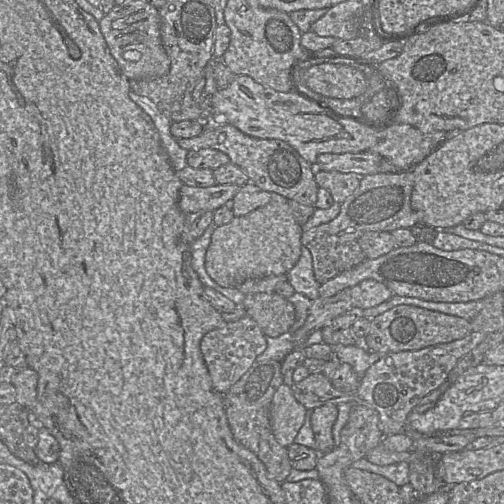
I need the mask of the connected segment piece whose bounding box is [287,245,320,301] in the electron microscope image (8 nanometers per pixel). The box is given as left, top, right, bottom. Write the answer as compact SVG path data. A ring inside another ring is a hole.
M302 245L297 263L287 273L288 281L298 293L304 294L312 301L320 297L320 283L316 280L312 264L312 254Z

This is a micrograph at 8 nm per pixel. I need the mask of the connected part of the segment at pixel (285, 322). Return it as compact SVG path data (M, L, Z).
M276 292L245 294L242 305L266 336L287 332L295 321L294 305Z

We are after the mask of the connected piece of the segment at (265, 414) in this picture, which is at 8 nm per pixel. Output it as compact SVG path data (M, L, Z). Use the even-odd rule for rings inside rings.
M255 361L249 370L223 394L224 409L233 437L252 451L264 464L268 475L280 484L286 481L292 469L287 448L276 441L271 430L270 407L274 393L282 383L281 362Z

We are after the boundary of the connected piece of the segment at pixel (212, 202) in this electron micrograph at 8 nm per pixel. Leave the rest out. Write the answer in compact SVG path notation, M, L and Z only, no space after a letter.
M183 184L180 189L178 205L185 213L214 211L223 205L231 205L238 192L236 184L218 184L209 187L194 187Z

